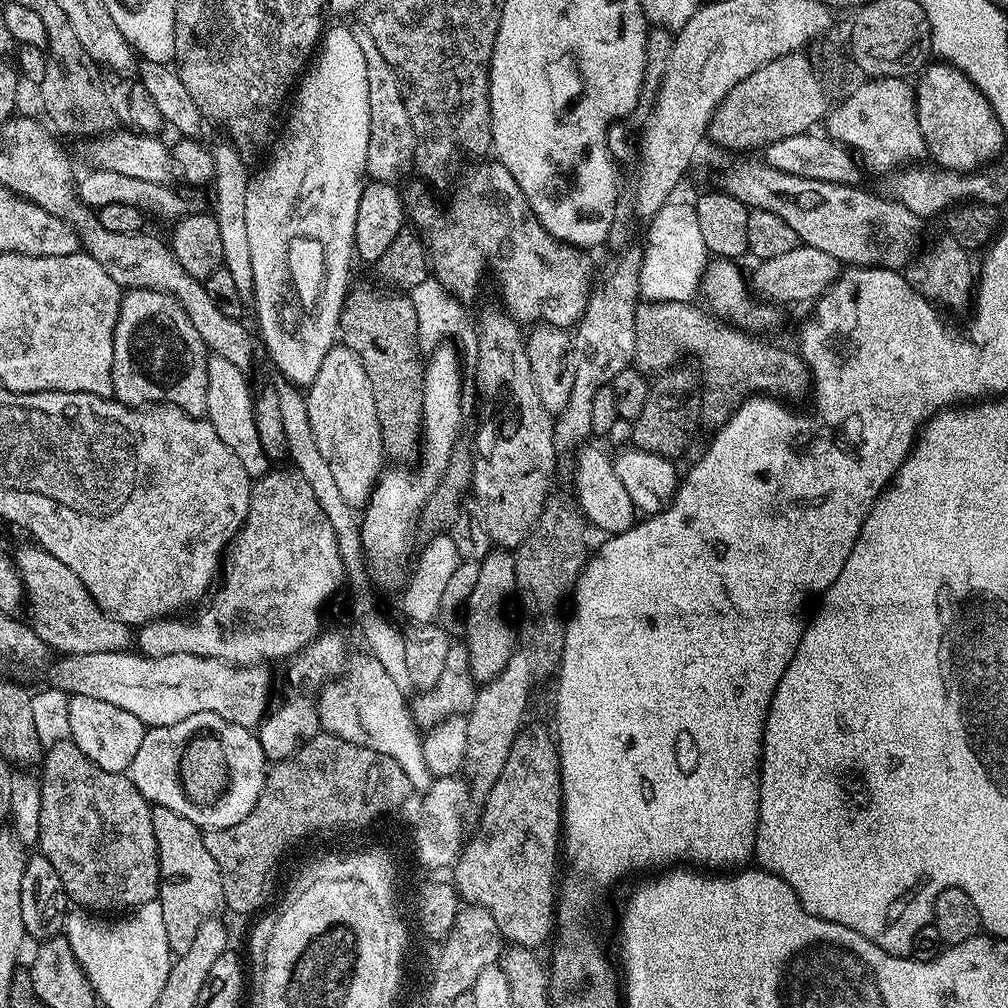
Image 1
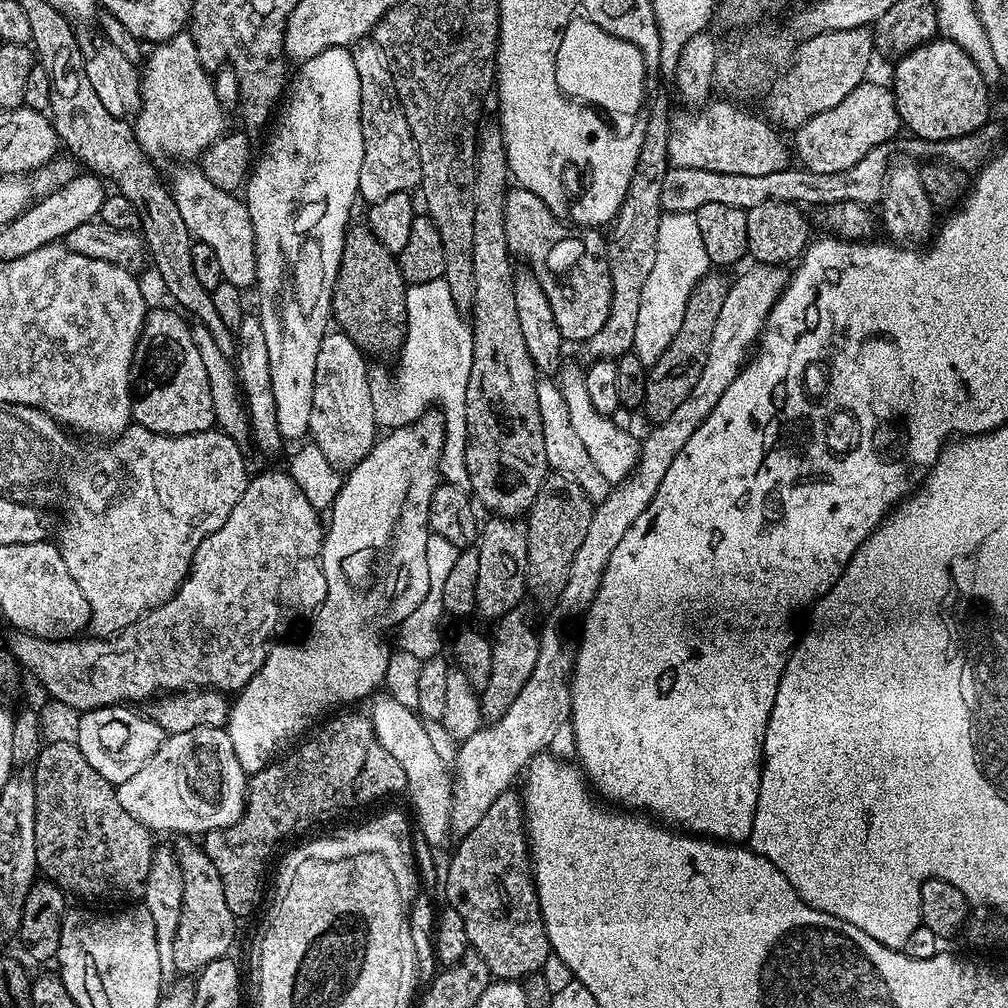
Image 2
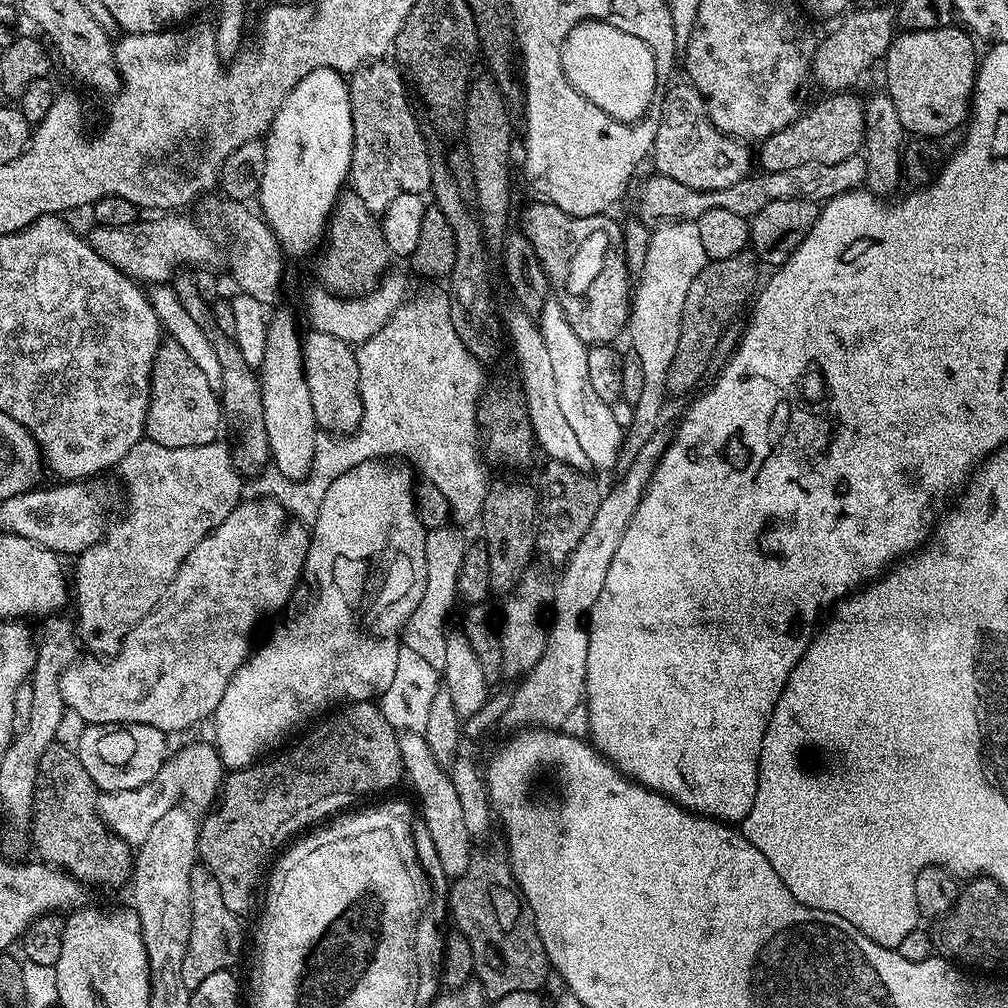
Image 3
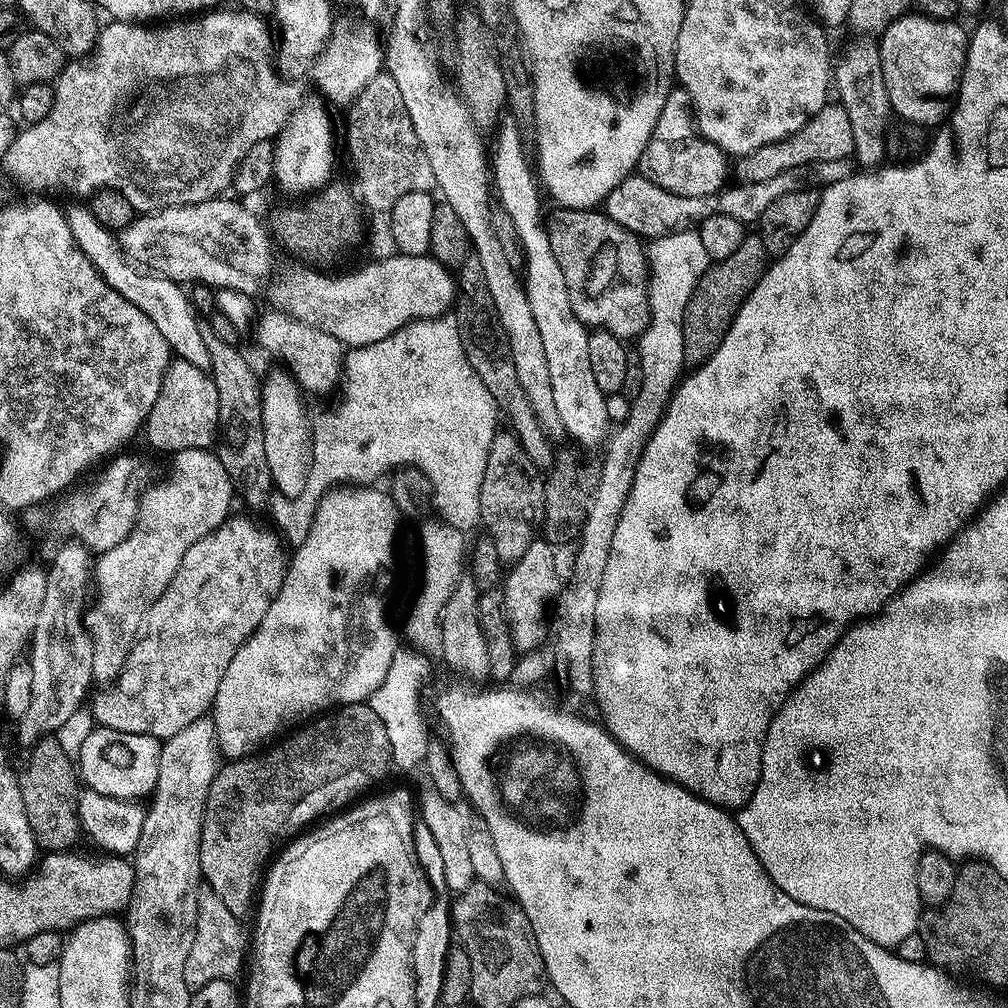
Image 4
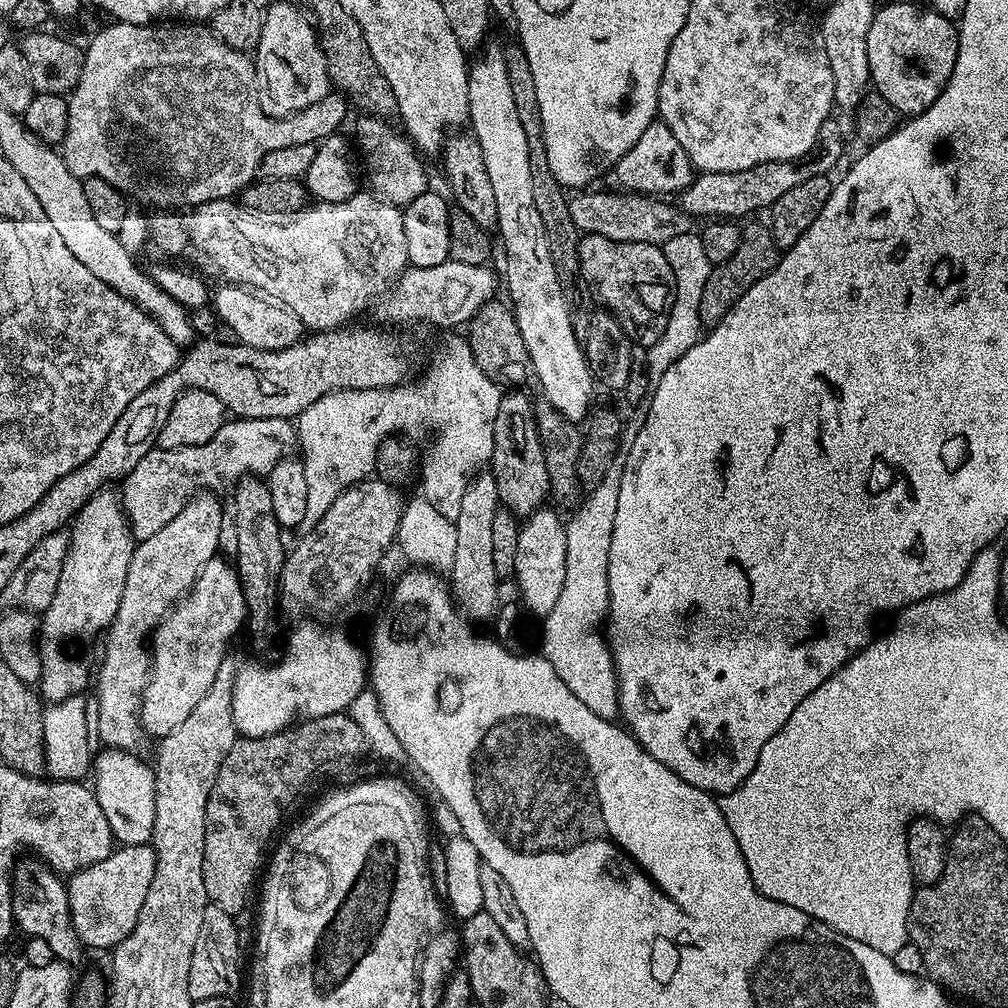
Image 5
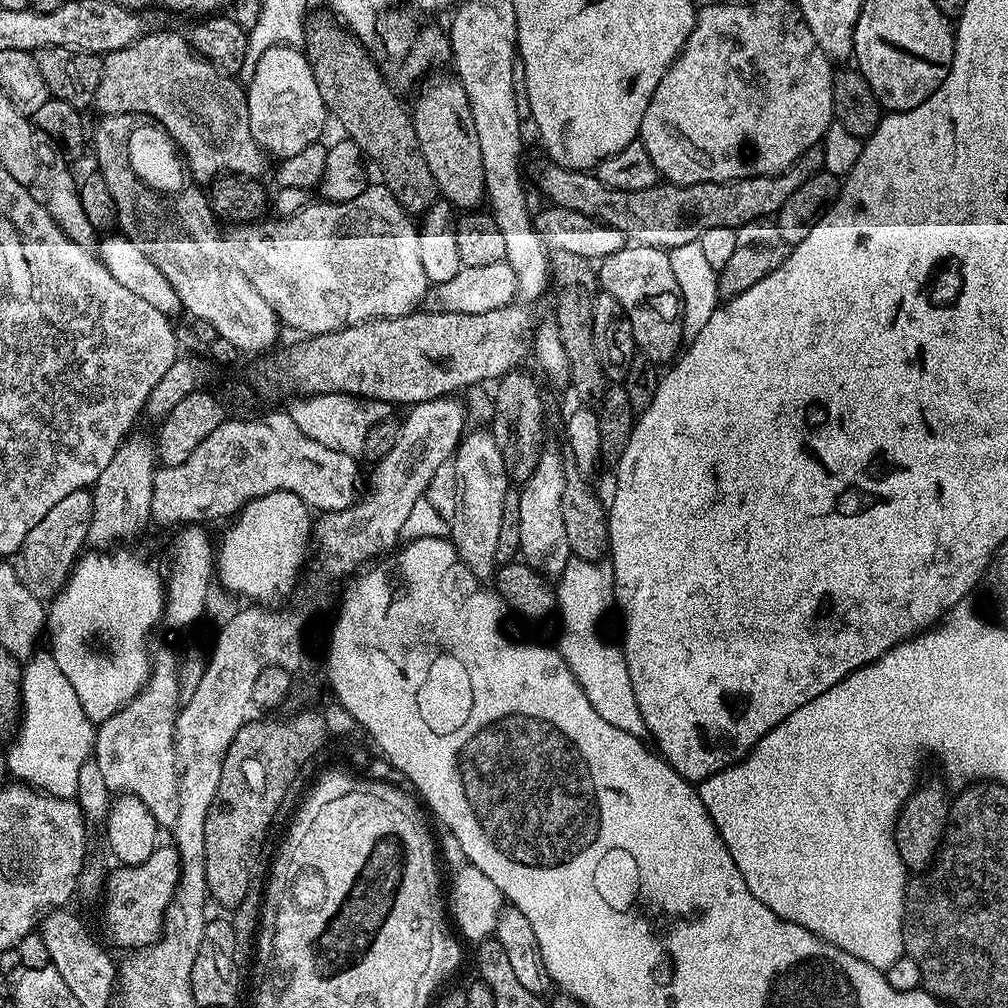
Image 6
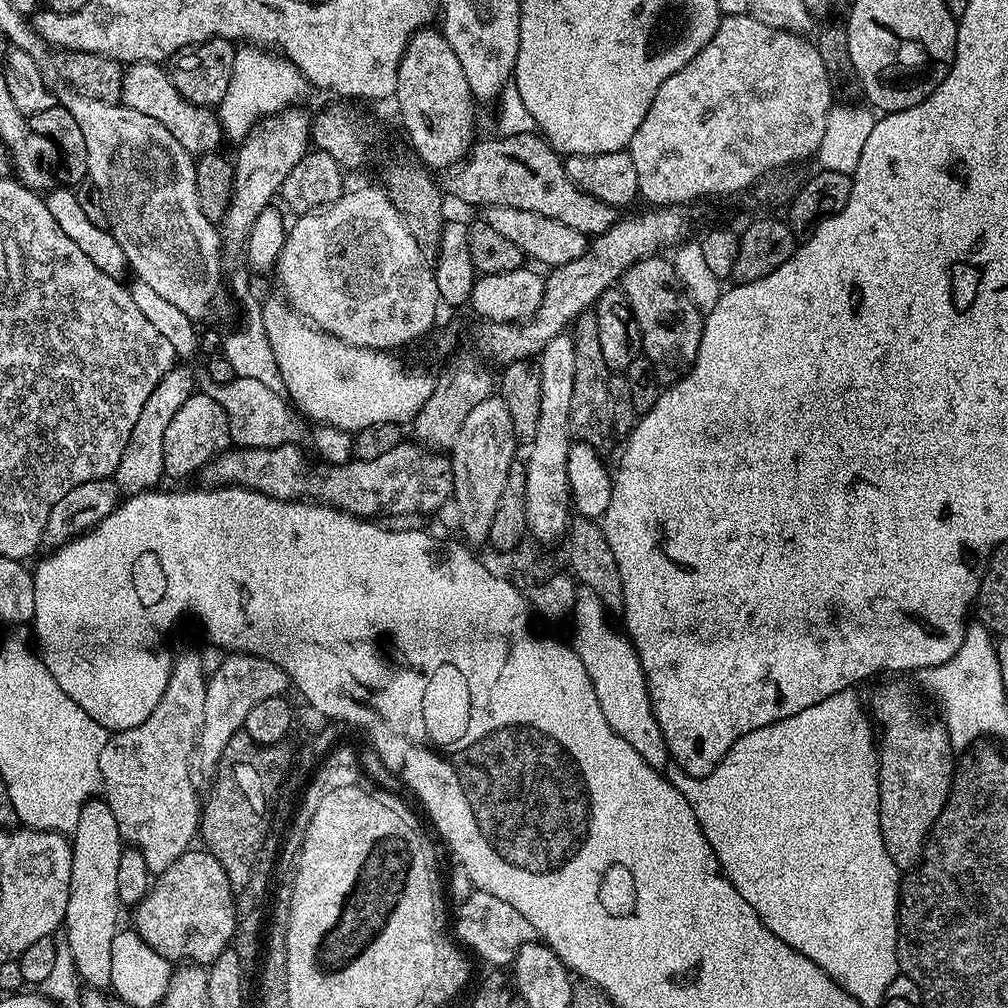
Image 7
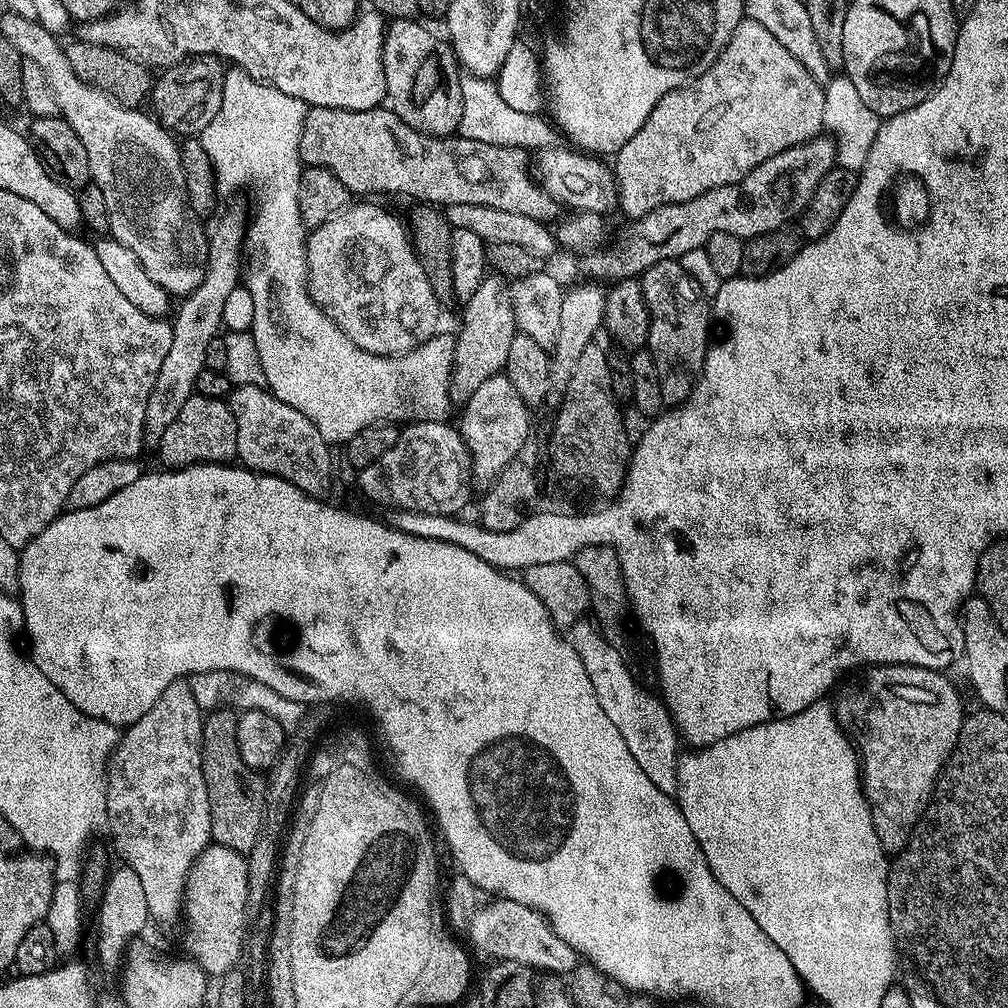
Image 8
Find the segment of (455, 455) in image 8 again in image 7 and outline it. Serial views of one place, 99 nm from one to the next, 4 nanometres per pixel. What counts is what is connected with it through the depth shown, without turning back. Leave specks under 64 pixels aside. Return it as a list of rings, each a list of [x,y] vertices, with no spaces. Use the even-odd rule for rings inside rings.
[[[401,442],[386,454],[370,461],[349,459],[347,464],[311,464],[304,452],[296,444],[283,444],[277,448],[237,448],[229,447],[227,452],[219,452],[209,464],[201,468],[198,476],[208,486],[235,486],[252,488],[267,496],[277,496],[280,500],[307,498],[312,502],[327,502],[331,507],[361,518],[393,518],[396,515],[416,513],[439,513],[441,506],[453,499],[452,461],[443,451],[433,450],[419,442]]]

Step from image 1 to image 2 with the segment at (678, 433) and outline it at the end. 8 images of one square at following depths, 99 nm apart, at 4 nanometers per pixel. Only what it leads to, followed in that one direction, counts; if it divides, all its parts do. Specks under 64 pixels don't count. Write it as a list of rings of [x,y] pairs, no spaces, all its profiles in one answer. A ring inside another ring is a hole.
[[[720,270],[709,271],[690,290],[690,298],[686,302],[686,314],[682,314],[682,326],[678,334],[674,334],[674,342],[666,346],[662,358],[648,368],[648,381],[642,412],[652,419],[653,425],[658,425],[682,402],[686,402],[686,394],[694,390],[694,382],[702,374],[702,366],[706,366],[706,354],[710,354],[710,338],[714,334],[714,322],[718,322],[718,314],[722,311],[722,302],[728,293],[729,277],[724,277]]]

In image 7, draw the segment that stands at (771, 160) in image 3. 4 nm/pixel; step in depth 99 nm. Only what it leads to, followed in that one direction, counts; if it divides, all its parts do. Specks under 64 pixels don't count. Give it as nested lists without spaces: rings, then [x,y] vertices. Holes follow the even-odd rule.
[[[536,132],[501,135],[498,140],[477,139],[467,156],[447,169],[447,191],[464,204],[479,206],[510,206],[518,210],[530,210],[534,214],[546,214],[566,226],[574,226],[582,235],[595,238],[618,220],[617,209],[586,194],[564,173],[561,153],[548,145]]]

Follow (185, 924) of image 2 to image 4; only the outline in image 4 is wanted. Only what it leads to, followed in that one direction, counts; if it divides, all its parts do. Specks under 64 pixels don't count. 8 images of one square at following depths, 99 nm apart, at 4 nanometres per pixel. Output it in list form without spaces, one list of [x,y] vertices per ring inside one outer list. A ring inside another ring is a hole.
[[[207,890],[201,891],[198,898],[198,918],[196,919],[196,933],[194,934],[194,946],[190,950],[190,958],[186,958],[184,967],[184,977],[186,986],[190,990],[195,990],[206,986],[208,982],[218,982],[219,980],[232,980],[246,964],[246,952],[244,956],[244,936],[240,933],[241,917],[230,914],[226,906],[222,906],[222,898],[218,894]]]

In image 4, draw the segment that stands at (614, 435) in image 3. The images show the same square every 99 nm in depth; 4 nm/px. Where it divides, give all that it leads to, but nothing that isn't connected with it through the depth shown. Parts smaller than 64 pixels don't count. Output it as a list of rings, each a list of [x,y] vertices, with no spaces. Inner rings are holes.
[[[511,118],[499,121],[496,145],[490,148],[490,184],[495,199],[511,218],[514,218],[520,247],[523,249],[522,279],[526,298],[530,298],[530,311],[546,350],[546,366],[550,369],[550,390],[554,390],[554,406],[558,406],[558,418],[563,431],[573,436],[580,446],[593,446],[605,439],[609,431],[606,393],[598,390],[594,382],[594,370],[590,370],[590,353],[586,351],[589,329],[574,314],[570,306],[570,294],[566,278],[562,278],[562,266],[554,258],[550,246],[546,220],[540,217],[540,192],[533,165],[523,156],[519,132]]]

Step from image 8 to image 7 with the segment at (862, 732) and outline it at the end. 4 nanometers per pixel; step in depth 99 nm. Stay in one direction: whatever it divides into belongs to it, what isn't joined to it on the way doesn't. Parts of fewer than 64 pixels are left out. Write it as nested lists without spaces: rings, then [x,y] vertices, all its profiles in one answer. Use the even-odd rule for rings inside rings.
[[[888,684],[876,696],[874,720],[879,725],[880,829],[886,854],[890,854],[893,864],[900,870],[915,869],[920,863],[932,825],[948,800],[958,759],[947,724],[937,722],[924,728],[920,716],[912,716],[905,724],[900,724],[904,712],[911,708],[912,692],[904,684]]]

